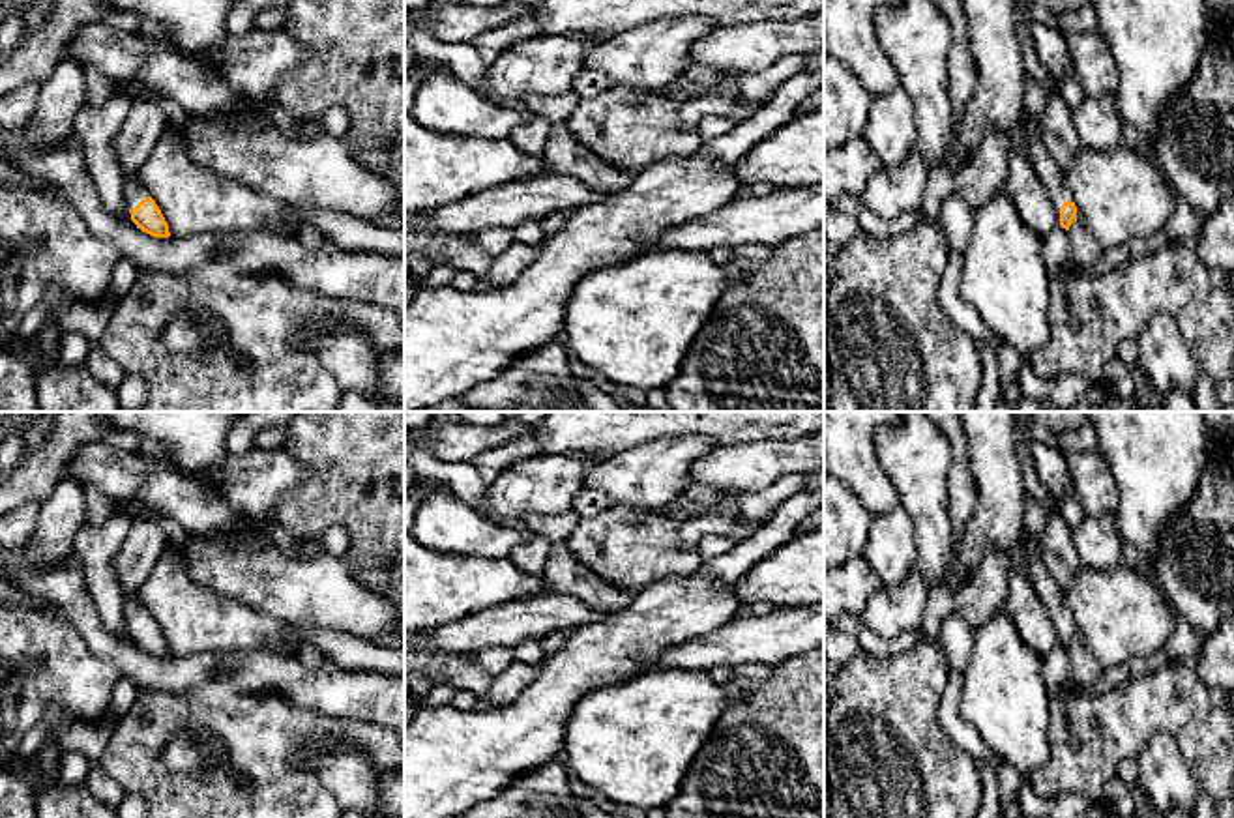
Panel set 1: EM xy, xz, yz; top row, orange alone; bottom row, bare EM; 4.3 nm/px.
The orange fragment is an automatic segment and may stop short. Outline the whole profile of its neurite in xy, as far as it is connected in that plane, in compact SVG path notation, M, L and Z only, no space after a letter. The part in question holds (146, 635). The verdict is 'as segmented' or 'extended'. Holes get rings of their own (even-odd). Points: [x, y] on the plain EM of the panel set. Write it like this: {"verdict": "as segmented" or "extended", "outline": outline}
{"verdict": "extended", "outline": "M137 590L124 595L124 616L131 633L131 640L142 651L154 657L169 657L169 644L155 620L139 601Z"}

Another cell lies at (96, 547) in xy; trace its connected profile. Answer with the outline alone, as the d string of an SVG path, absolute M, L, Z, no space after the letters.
M110 515L99 528L84 528L73 539L73 554L82 560L86 584L101 625L116 638L133 642L124 616L124 595L112 560L131 530L131 517Z

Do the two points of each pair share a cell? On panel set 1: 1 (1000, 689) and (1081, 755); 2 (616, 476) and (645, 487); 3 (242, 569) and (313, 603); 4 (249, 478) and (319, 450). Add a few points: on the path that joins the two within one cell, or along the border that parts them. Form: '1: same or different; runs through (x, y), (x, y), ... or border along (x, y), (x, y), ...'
1: different; border along (1051, 699), (1051, 755), (1034, 770)
2: same; runs through (624, 478), (637, 480)
3: same; runs through (259, 575), (296, 592)
4: different; border along (285, 446), (306, 470), (306, 476), (278, 500)

